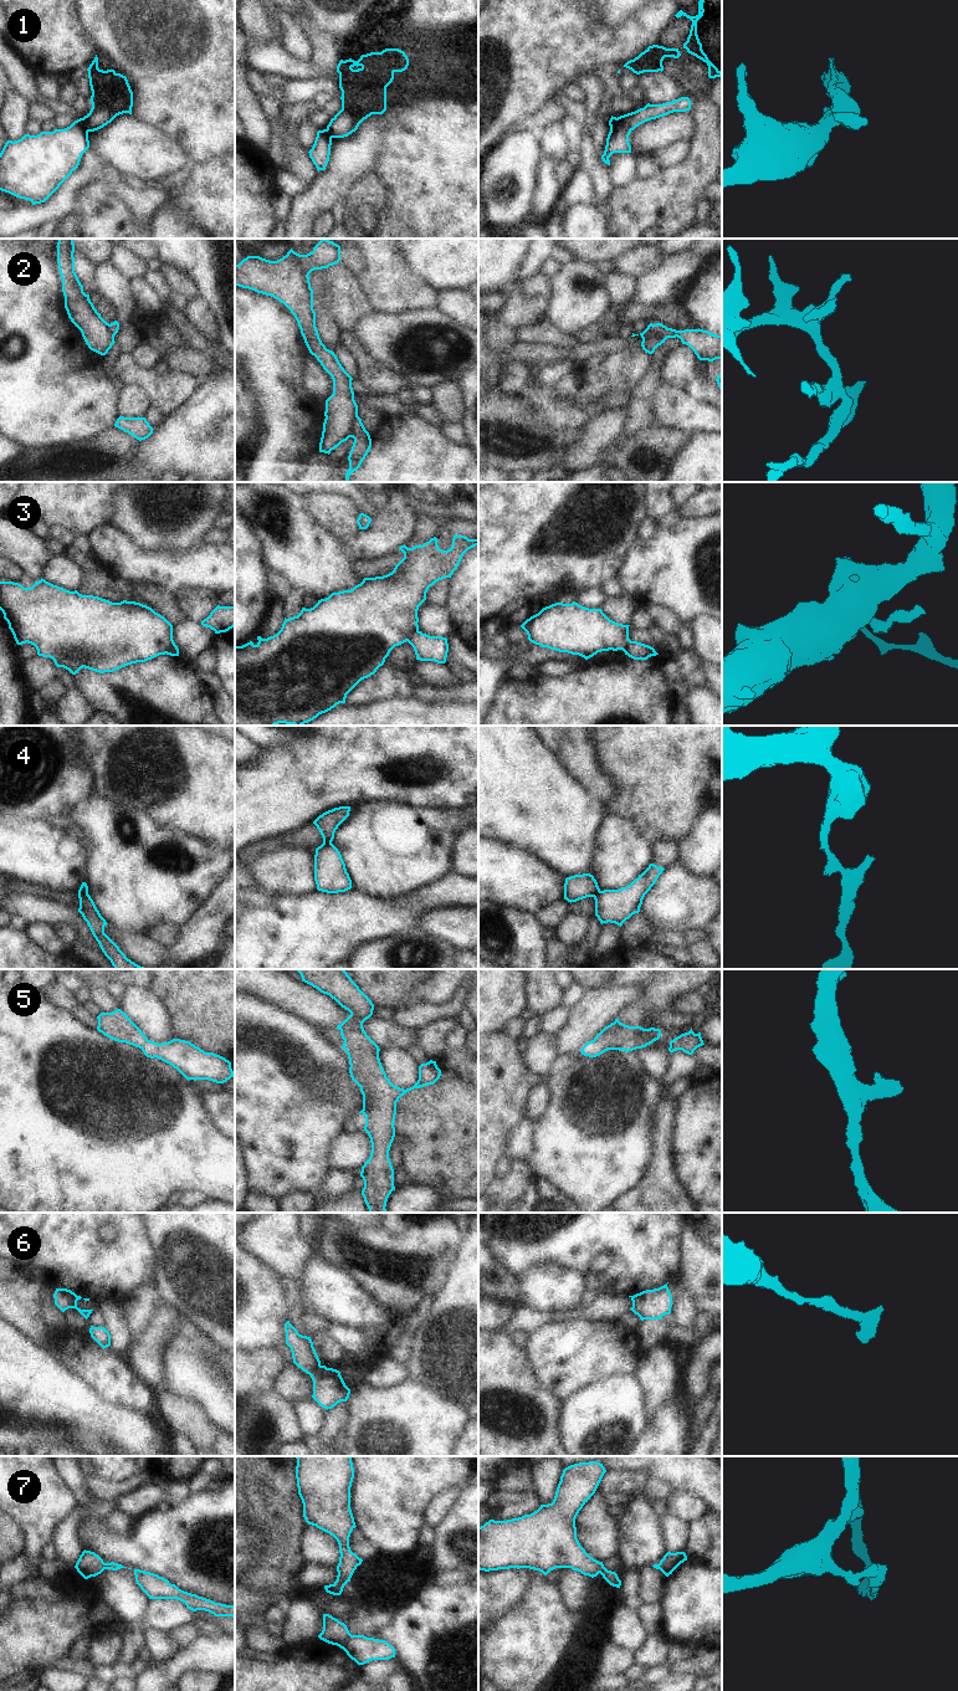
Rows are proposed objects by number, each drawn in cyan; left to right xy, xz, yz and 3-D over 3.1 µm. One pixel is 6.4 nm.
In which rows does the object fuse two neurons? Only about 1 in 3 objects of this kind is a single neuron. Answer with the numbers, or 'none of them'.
1, 2, 3, 4, 6, 7

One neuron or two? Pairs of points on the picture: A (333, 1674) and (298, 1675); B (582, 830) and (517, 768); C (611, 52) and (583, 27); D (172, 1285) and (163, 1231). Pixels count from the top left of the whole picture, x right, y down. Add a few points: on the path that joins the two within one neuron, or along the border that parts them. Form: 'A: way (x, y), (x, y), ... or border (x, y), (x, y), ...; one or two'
A: way (324, 1675), (307, 1675); one
B: way (565, 816), (533, 784); one
C: way (604, 46), (590, 35); one
D: way (172, 1271), (172, 1245); one

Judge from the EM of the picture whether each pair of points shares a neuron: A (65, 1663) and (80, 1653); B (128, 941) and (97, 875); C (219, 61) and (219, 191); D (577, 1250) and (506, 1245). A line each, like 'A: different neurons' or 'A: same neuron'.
A: different neurons
B: different neurons
C: different neurons
D: same neuron

